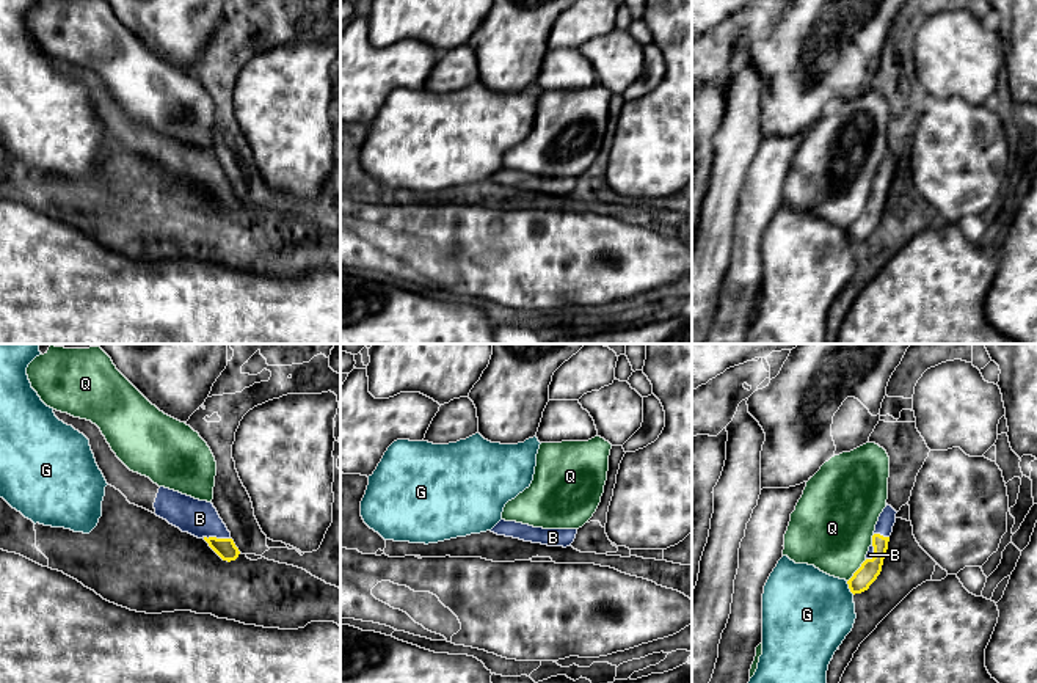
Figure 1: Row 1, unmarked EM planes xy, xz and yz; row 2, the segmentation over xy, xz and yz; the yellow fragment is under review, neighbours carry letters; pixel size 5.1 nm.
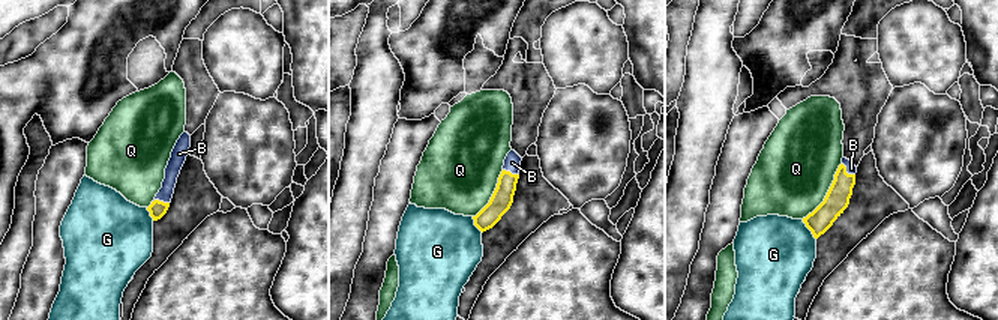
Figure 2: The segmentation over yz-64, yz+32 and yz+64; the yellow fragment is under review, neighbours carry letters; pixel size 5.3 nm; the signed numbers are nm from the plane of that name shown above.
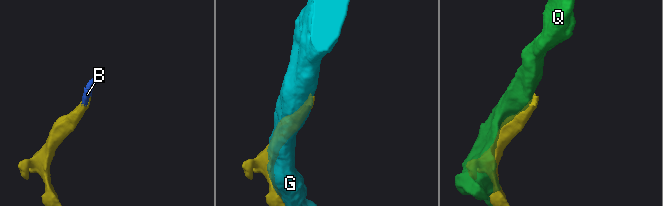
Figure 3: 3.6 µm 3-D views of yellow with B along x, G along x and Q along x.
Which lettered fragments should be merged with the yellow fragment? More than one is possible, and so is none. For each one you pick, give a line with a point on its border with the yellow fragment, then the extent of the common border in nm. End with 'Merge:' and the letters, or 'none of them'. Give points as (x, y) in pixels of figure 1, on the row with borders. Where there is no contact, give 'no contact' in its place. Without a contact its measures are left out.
B: meets yellow in xy at (215, 537); contact 140 nm long
Merge: B

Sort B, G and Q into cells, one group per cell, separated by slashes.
B / G / Q

